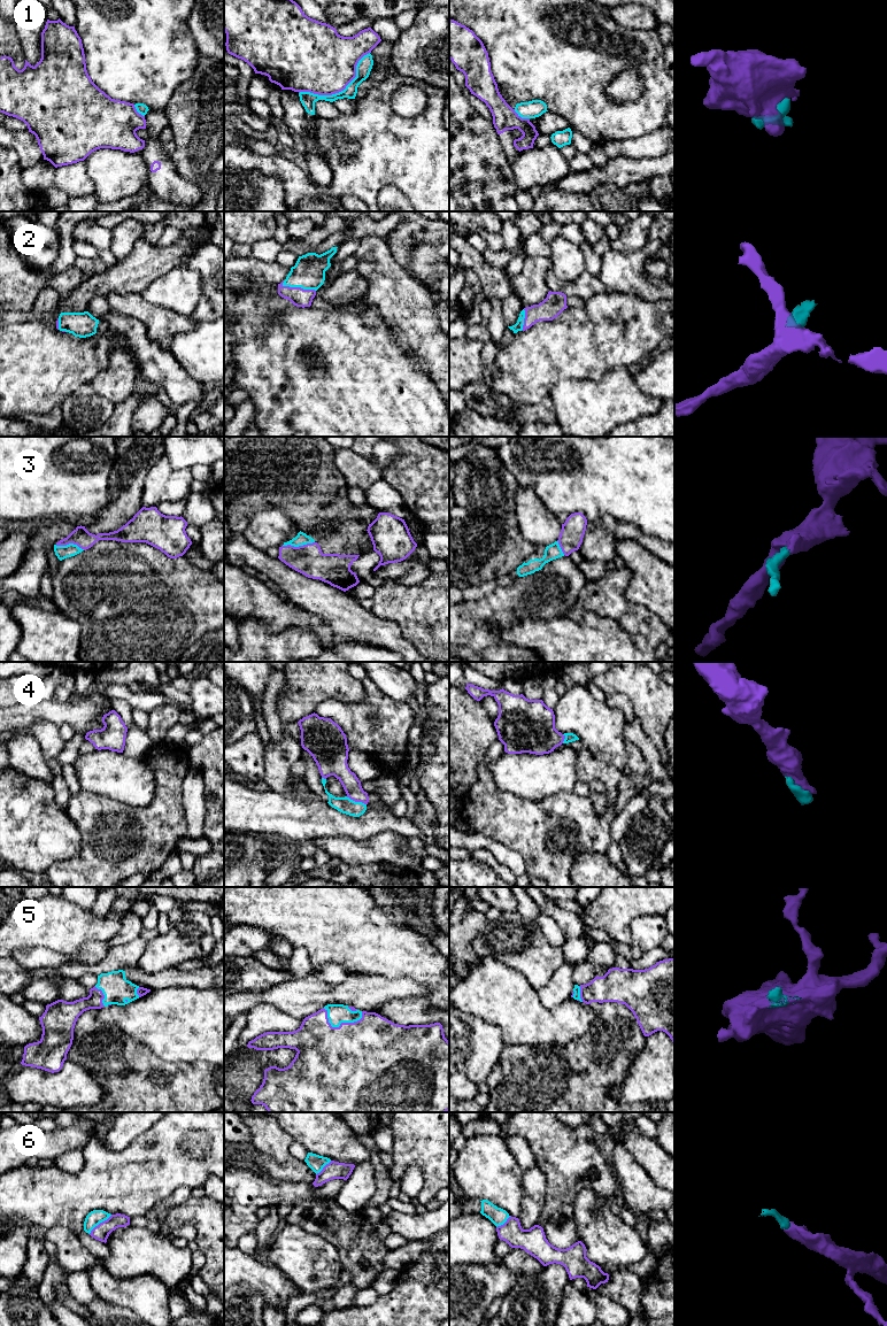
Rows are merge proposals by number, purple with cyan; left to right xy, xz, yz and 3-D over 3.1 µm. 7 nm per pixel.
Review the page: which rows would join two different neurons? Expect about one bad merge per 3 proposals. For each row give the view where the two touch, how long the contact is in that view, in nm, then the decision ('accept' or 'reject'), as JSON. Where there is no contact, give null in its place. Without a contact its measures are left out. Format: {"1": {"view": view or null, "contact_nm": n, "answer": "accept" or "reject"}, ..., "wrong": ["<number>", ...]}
{"1": {"view": "xz", "contact_nm": 550, "answer": "reject"}, "2": {"view": "xz", "contact_nm": 240, "answer": "accept"}, "3": {"view": "xz", "contact_nm": 220, "answer": "accept"}, "4": {"view": "xz", "contact_nm": 160, "answer": "accept"}, "5": {"view": "xz", "contact_nm": 280, "answer": "accept"}, "6": {"view": "xy", "contact_nm": 220, "answer": "accept"}, "wrong": ["1"]}

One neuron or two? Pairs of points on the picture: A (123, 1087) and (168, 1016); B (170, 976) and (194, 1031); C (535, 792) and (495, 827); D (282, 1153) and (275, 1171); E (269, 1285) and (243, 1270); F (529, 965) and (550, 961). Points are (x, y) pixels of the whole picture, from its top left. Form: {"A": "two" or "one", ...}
{"A": "two", "B": "two", "C": "two", "D": "two", "E": "one", "F": "one"}

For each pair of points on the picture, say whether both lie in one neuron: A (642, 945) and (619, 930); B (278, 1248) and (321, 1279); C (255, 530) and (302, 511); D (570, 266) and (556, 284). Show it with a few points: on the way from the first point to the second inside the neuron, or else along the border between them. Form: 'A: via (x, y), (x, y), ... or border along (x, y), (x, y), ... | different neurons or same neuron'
A: border along (647, 915), (640, 915), (631, 923), (629, 943) | different neurons
B: via (288, 1251), (293, 1251), (310, 1269) | same neuron
C: border along (263, 508), (284, 508), (299, 527) | different neurons
D: border along (550, 269), (562, 280), (575, 280), (585, 270) | different neurons

